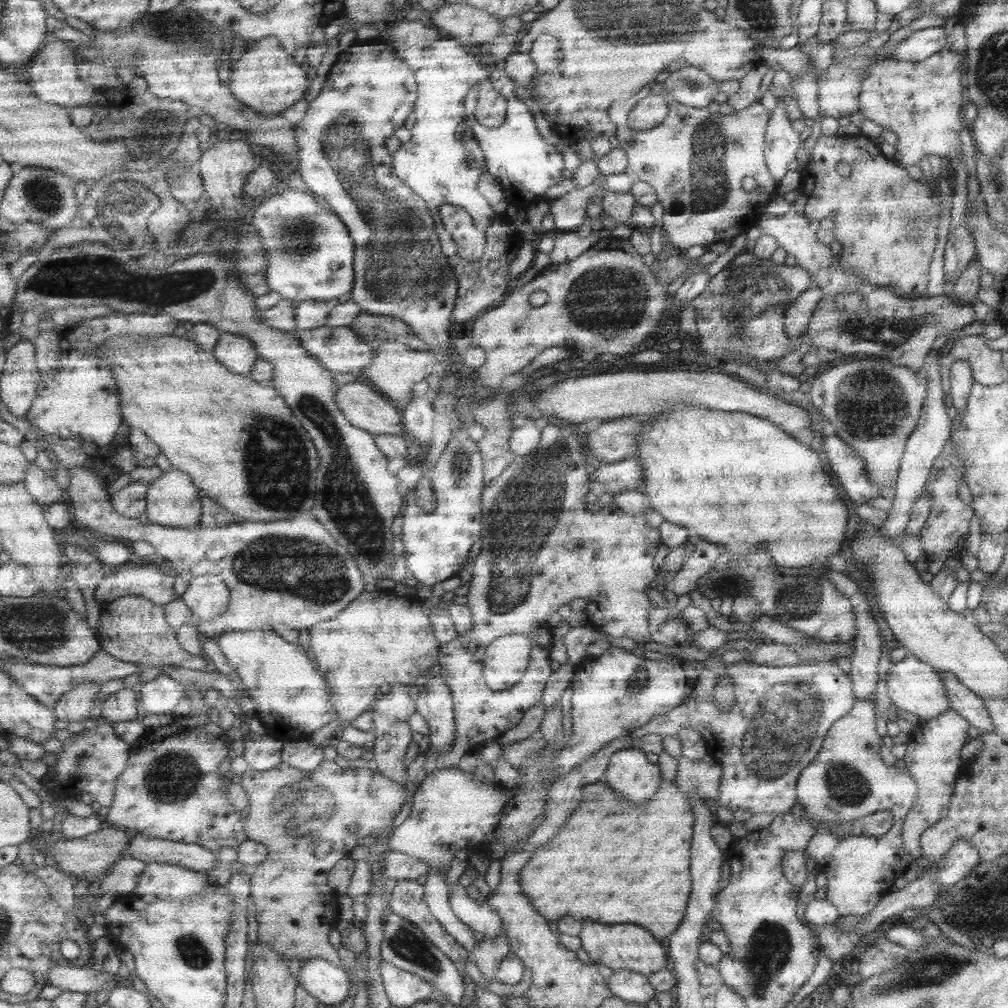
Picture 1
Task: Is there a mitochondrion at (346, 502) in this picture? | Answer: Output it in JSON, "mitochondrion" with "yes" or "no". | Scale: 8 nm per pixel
{"mitochondrion":"yes"}

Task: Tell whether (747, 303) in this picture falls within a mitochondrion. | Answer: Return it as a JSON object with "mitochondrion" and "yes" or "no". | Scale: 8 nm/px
{"mitochondrion":"yes"}

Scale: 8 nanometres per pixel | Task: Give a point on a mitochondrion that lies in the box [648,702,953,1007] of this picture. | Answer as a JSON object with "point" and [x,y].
{"point":[770,947]}

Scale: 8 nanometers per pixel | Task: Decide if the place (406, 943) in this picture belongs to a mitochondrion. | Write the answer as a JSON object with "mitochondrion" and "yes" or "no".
{"mitochondrion":"yes"}

